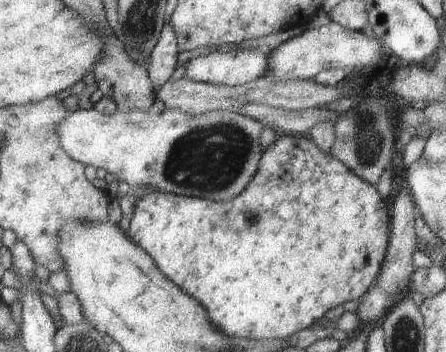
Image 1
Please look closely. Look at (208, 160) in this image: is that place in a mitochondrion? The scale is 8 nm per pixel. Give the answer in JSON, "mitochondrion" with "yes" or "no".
{"mitochondrion":"yes"}

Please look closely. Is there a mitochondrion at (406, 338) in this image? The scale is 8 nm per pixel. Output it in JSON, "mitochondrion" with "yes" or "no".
{"mitochondrion":"yes"}

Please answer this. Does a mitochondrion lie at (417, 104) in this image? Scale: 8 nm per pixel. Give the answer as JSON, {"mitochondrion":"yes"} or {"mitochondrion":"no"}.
{"mitochondrion":"no"}

